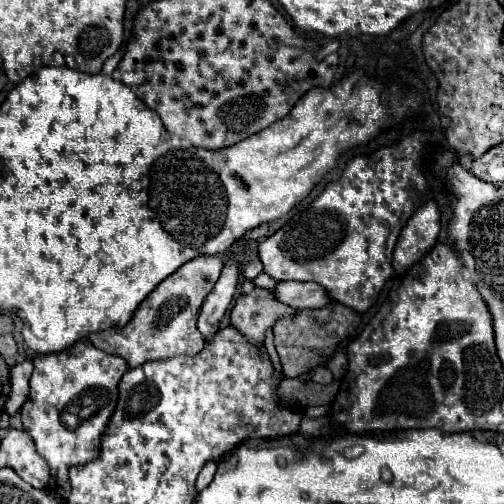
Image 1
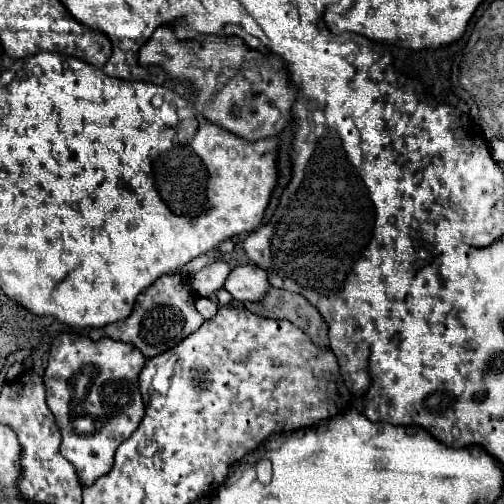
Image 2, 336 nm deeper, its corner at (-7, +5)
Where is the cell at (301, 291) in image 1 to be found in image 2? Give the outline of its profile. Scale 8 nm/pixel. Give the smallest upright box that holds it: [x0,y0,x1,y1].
[223,265,271,303]

